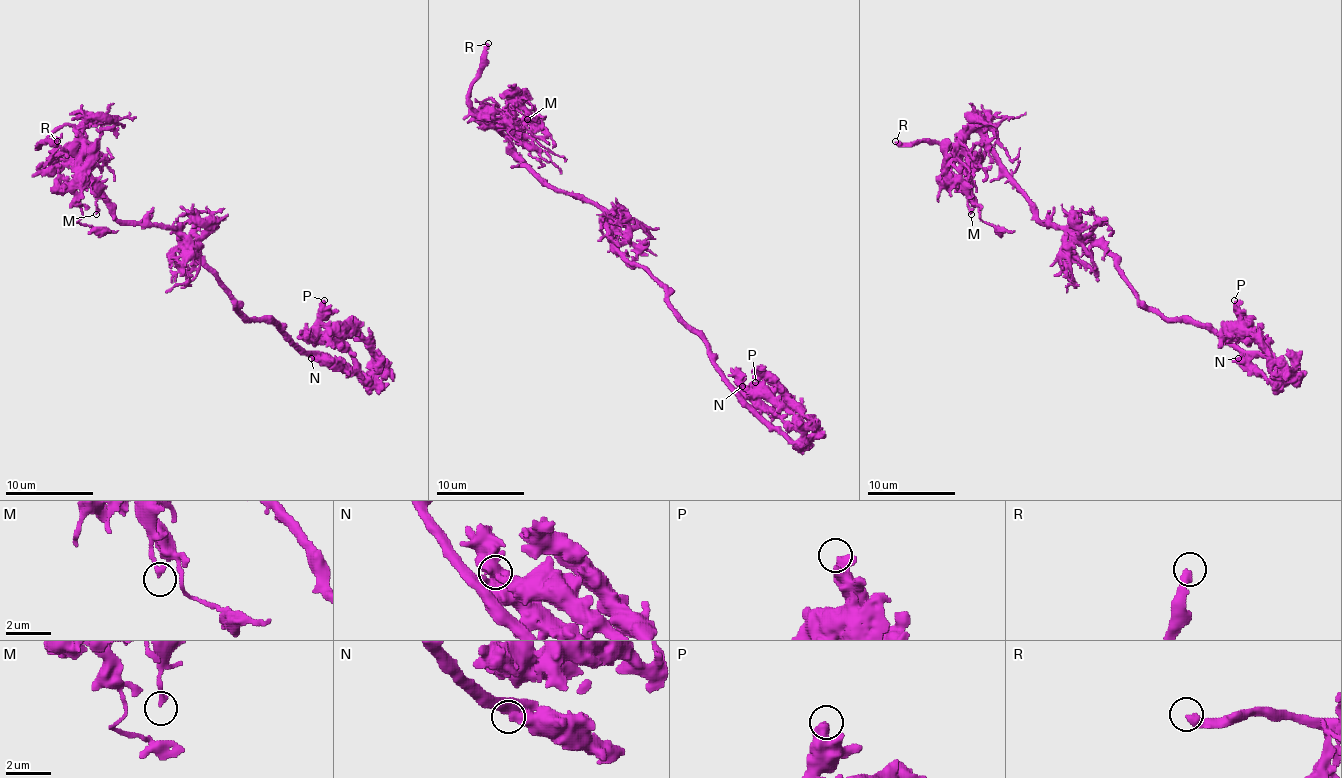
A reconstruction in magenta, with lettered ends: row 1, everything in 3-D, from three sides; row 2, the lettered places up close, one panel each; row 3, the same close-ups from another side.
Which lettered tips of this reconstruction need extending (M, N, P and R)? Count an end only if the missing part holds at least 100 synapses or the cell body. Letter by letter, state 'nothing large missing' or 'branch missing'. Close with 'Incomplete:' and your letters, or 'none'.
M: nothing large missing
N: nothing large missing
P: nothing large missing
R: branch missing
Incomplete: R

